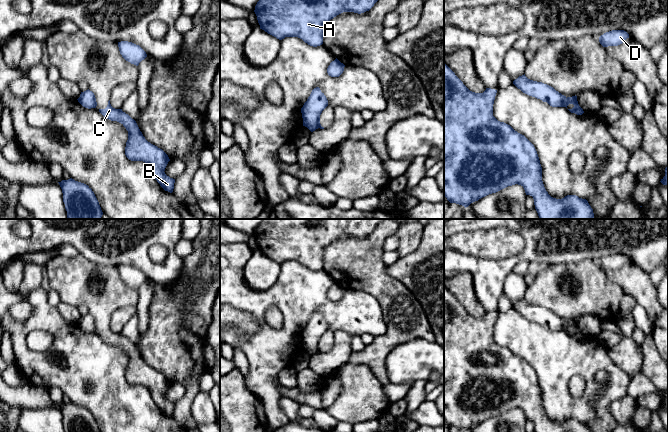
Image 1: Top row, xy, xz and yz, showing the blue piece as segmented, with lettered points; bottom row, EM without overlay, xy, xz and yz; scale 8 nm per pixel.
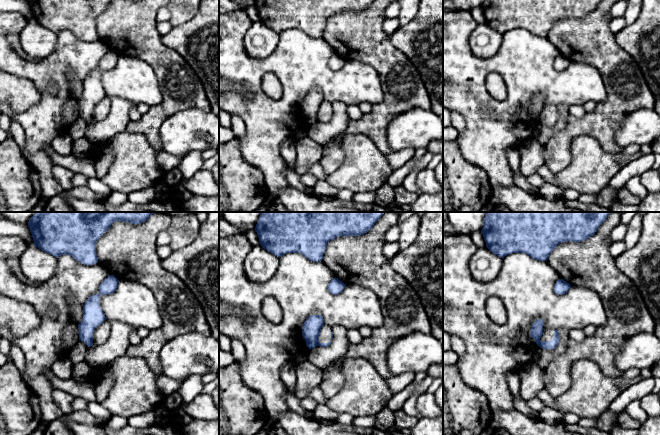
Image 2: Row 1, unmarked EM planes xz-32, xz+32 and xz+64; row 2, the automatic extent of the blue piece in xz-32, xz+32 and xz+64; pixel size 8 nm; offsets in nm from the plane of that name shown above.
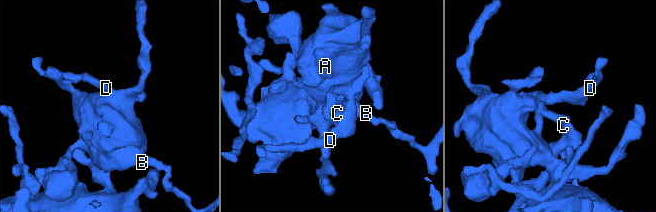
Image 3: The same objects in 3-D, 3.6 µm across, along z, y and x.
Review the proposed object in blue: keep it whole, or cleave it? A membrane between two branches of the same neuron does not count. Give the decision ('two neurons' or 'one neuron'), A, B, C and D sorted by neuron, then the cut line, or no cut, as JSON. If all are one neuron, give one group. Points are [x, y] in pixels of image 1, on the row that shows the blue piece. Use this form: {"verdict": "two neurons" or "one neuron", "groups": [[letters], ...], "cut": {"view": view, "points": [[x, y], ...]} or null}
{"verdict": "two neurons", "groups": [["A", "D"], ["B", "C"]], "cut": {"view": "yz", "points": [[565, 98], [566, 106]]}}

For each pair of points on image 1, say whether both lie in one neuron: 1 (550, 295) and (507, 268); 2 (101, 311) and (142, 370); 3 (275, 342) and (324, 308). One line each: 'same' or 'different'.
1: different
2: same
3: same

